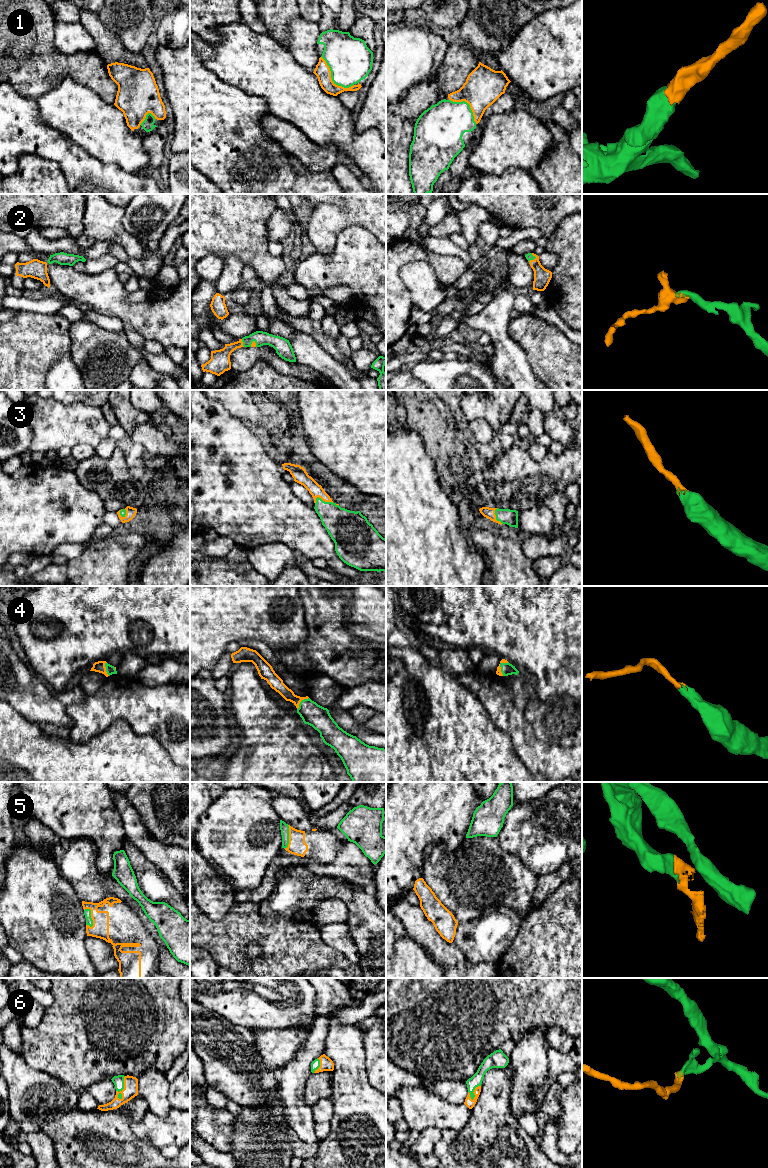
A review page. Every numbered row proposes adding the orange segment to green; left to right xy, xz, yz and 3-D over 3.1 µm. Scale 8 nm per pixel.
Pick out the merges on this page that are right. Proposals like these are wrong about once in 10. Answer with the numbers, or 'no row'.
1, 2, 3, 4, 5, 6

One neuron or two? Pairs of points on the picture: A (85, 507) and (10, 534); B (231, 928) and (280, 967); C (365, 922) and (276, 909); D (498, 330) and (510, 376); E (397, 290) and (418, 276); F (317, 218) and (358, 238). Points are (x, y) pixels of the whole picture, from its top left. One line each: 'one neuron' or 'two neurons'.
A: one neuron
B: one neuron
C: one neuron
D: one neuron
E: two neurons
F: two neurons

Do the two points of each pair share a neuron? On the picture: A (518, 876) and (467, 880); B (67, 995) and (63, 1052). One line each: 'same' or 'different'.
A: same
B: same

